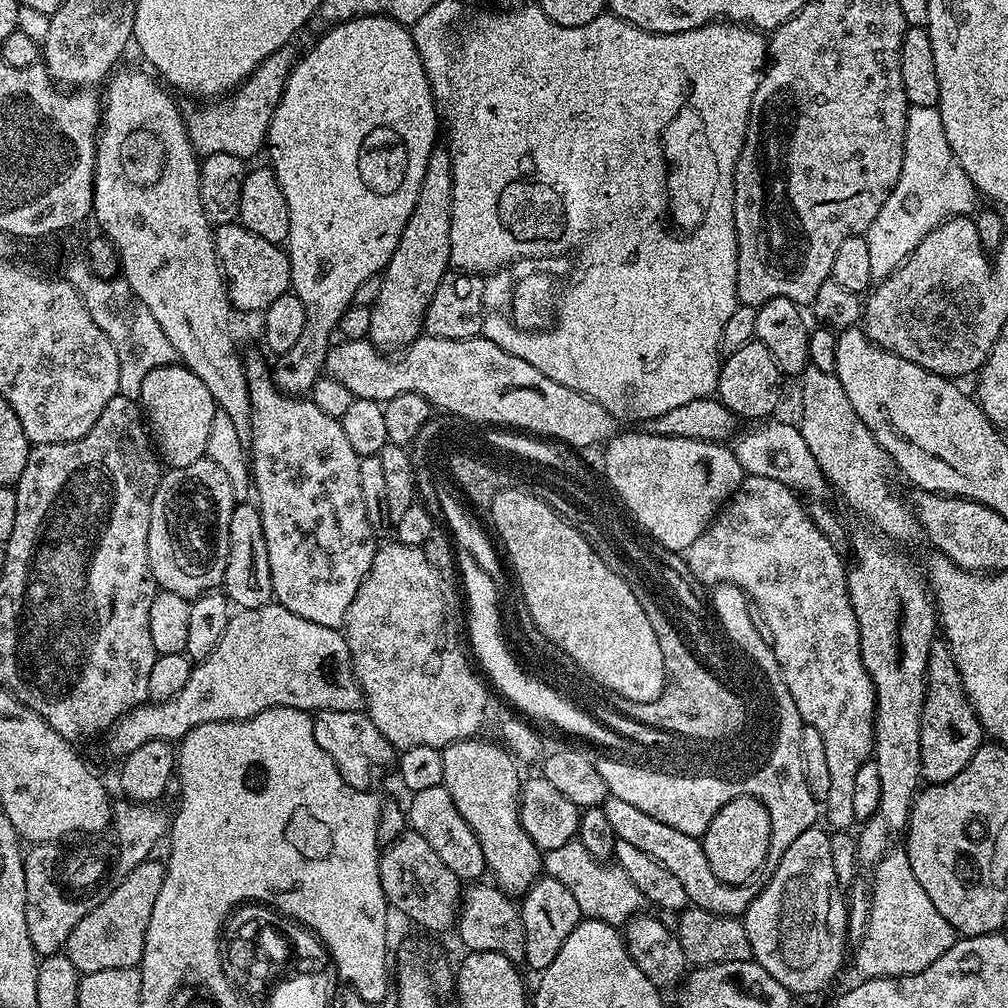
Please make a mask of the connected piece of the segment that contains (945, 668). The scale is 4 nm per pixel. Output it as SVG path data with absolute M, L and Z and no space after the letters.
M934 642L928 651L924 670L924 705L920 719L920 774L928 784L941 784L954 778L968 765L985 739L980 720L964 693L960 675L948 645Z

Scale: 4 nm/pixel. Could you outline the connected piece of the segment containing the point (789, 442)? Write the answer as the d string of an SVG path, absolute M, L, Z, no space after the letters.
M765 418L751 426L744 426L748 428L742 429L741 432L739 429L730 440L733 454L747 475L774 478L774 482L782 482L801 497L813 496L813 501L823 501L823 496L830 492L830 485L822 474L818 462L814 462L810 446L806 446L806 438L802 438L795 423L783 424L776 419Z

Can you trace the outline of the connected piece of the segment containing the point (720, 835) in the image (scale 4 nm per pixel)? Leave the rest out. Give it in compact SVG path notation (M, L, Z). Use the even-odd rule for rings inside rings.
M740 796L730 802L726 802L717 810L712 820L708 824L707 830L702 837L704 853L706 854L706 862L710 862L710 870L714 870L714 874L722 882L727 884L747 885L748 880L760 867L764 864L764 859L769 859L770 849L772 846L772 823L770 822L770 814L766 810L766 806L761 800L757 800L755 796Z

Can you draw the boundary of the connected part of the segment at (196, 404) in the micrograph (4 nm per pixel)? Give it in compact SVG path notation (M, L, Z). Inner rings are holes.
M179 362L151 369L141 380L138 404L159 459L169 469L185 468L205 455L211 424L218 409L198 374Z

